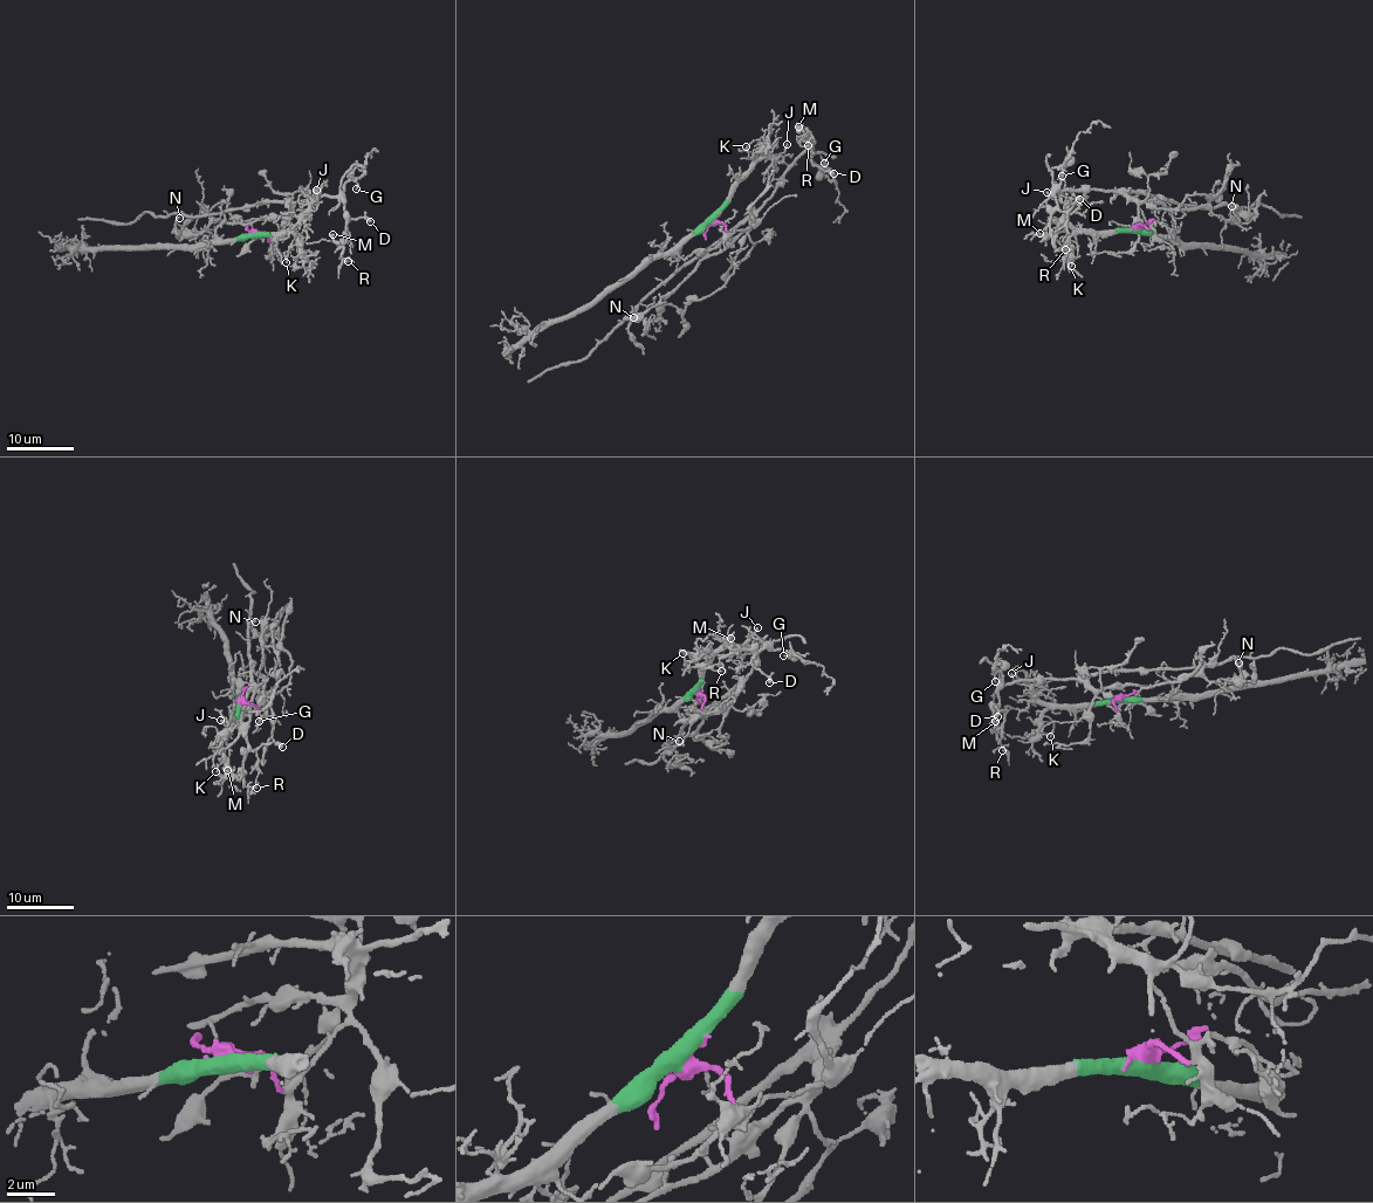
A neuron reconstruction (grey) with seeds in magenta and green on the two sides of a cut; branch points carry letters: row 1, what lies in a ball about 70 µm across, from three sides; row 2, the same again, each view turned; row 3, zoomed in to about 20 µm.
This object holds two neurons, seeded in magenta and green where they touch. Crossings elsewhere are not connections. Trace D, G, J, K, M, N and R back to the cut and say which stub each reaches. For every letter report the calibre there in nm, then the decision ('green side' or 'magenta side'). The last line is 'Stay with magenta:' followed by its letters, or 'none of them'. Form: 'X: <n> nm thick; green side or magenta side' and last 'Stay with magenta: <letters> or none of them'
D: 260 nm thick; magenta side
G: 100 nm thick; magenta side
J: 130 nm thick; green side
K: 110 nm thick; green side
M: 190 nm thick; magenta side
N: 120 nm thick; magenta side
R: 100 nm thick; magenta side
Stay with magenta: D, G, M, N, R

